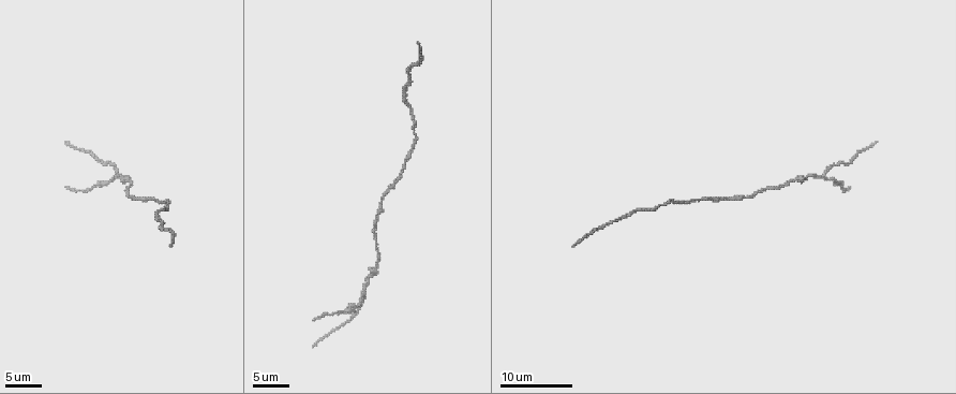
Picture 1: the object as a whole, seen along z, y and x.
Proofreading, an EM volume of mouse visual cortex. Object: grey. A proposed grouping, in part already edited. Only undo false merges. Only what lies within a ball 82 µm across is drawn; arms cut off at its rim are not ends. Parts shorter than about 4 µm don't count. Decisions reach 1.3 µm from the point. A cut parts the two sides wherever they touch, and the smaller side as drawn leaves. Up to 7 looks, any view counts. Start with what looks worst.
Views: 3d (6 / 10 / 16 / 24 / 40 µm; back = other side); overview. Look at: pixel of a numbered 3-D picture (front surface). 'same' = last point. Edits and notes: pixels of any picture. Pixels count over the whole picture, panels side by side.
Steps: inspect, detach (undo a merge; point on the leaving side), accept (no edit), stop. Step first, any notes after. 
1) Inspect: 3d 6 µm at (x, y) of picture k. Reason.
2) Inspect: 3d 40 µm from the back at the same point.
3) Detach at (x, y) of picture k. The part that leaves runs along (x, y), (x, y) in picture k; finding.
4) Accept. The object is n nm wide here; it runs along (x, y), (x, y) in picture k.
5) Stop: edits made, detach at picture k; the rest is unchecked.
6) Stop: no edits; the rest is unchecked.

Inspect: 3d 16 µm at (363, 294) of picture 1.

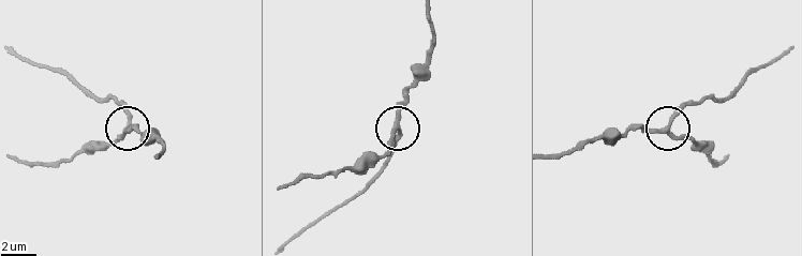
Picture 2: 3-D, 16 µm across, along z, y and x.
Inspect: 3d 6 µm at (397, 126) of picture 2.

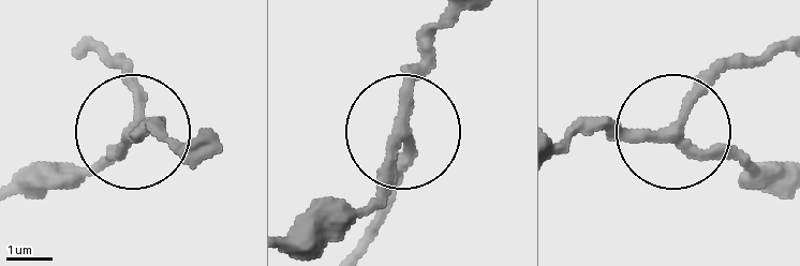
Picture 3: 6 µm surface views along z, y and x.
Accept. The object is 230 nm wide here; it runs along (449, 23), (406, 127), (349, 216) in picture 3; one neuron here.

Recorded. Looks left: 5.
Inspect: 3d 24 µm at (377, 260) of picture 1. Calibre changes.

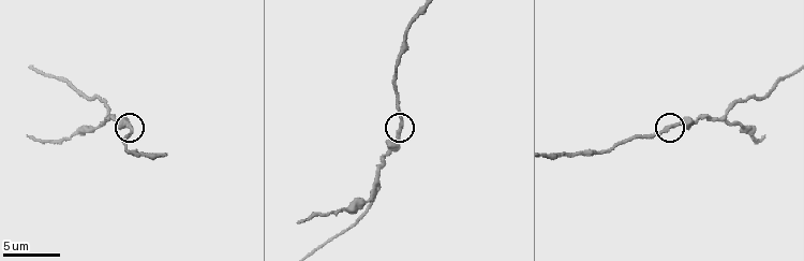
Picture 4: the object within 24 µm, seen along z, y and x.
Inspect: 3d 6 µm at (401, 130) of picture 4.

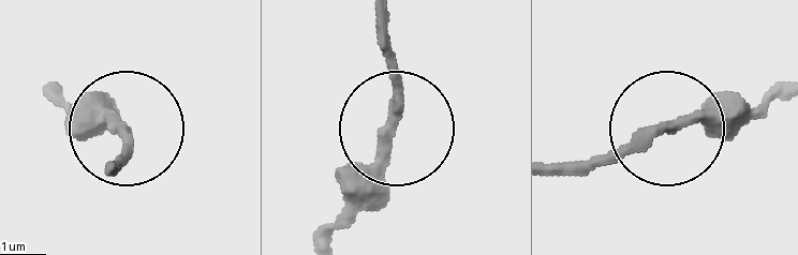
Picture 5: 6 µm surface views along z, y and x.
Accept. It runs along (380, 16), (392, 132), (377, 190), (350, 220) in picture 5; one neuron here.

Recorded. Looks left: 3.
Inspect: 3d 24 µm at (156, 200) of picture 1. Sudden change in width.

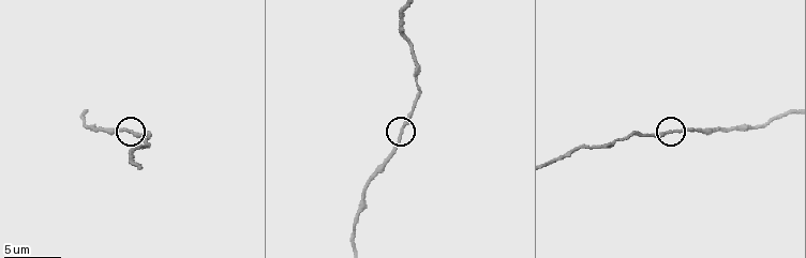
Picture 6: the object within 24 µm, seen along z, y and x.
Inspect: 3d 6 µm at (400, 133) of picture 6. Closer look.

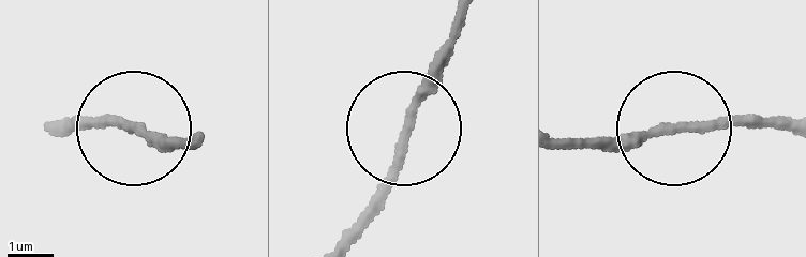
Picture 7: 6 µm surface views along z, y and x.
Accept. It runs along (340, 245), (460, 15) in picture 7; all the same neuron.

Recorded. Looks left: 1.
Stop: no edits; the rest is unchecked.

